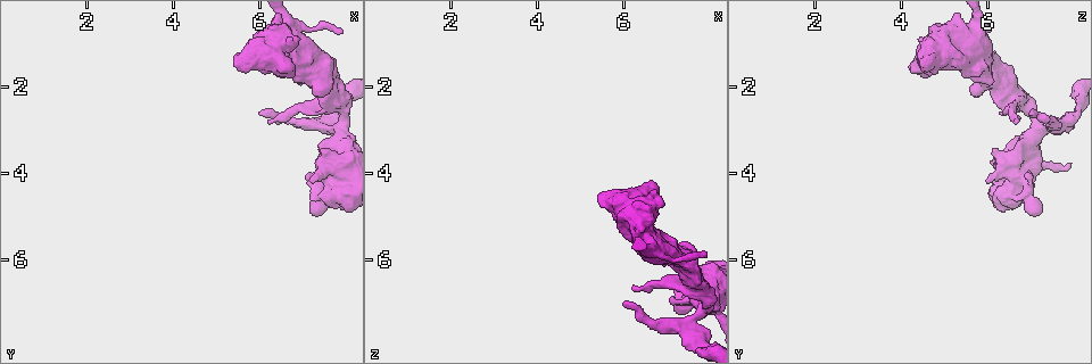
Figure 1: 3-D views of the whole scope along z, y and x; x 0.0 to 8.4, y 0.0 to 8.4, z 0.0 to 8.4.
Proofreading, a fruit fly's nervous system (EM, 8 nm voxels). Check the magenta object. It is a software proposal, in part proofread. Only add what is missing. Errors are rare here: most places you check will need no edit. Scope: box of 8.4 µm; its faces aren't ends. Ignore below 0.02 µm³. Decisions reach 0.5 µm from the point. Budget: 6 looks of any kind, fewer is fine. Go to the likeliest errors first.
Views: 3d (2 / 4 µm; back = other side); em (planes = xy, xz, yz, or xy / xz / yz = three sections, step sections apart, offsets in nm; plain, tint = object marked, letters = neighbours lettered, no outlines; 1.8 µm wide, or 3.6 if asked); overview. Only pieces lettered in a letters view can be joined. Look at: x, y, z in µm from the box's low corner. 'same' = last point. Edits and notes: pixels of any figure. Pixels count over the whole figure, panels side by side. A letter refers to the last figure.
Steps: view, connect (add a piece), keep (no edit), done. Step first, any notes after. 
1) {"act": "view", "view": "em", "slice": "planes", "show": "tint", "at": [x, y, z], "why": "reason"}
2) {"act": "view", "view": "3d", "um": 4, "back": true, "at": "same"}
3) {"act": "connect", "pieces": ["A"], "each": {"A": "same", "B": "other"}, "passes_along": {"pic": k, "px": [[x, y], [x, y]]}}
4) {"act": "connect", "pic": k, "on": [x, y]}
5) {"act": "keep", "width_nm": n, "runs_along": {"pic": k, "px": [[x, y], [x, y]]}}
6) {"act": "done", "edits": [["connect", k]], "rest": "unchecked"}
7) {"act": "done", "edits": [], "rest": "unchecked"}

{"act": "view", "view": "3d", "um": 2, "at": [6.00, 2.55, 7.05], "why": "an open end"}

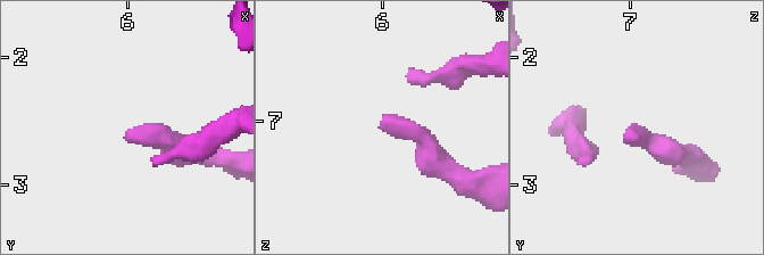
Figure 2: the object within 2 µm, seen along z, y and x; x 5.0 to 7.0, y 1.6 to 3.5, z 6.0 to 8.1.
{"act": "view", "view": "em", "slice": "planes", "show": "letters", "at": [5.96, 2.62, 7.04], "why": "need the tissue"}

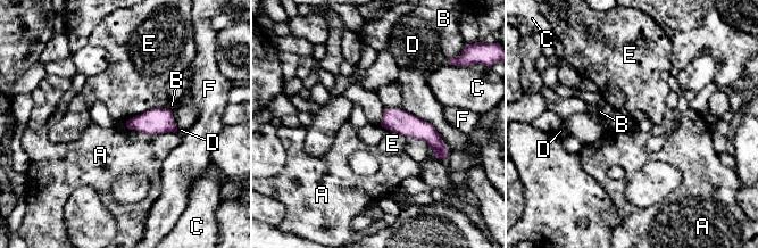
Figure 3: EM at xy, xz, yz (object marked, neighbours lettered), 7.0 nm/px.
{"act": "keep", "width_nm": 140, "longest_contact_nm": ["D", 440], "each": {"A": "other", "B": "other", "C": "other", "D": "other", "E": "other", "F": "other"}, "found": "no lettered piece goes on from it"}

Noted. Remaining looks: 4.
{"act": "view", "view": "em", "um": 3.6, "slice": "planes", "show": "letters", "at": [7.85, 3.00, 7.10]}

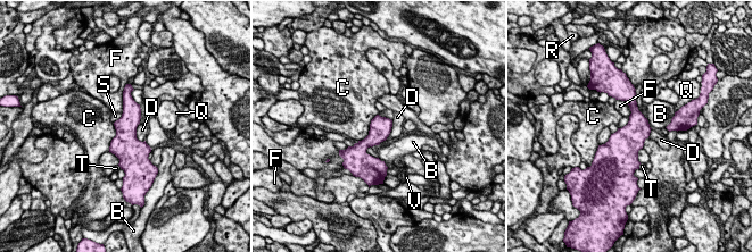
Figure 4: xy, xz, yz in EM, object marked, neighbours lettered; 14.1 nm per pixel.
{"act": "keep", "width_nm": 300, "longest_contact_nm": ["C", 480], "each": {"B": "other", "C": "other", "D": "other", "F": "other", "Q": "other", "R": "other", "S": "other", "T": "other", "V": "other"}, "found": "none of them fits"}

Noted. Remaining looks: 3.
{"act": "view", "view": "em", "slice": "xy", "step": 8, "show": "letters", "at": [7.20, 4.15, 6.00], "why": "thick end"}

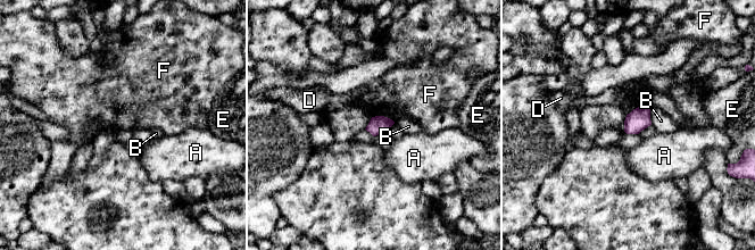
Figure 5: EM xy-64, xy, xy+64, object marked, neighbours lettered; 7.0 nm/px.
{"act": "view", "view": "em", "slice": "planes", "show": "letters", "at": "same", "why": "cut it another way"}

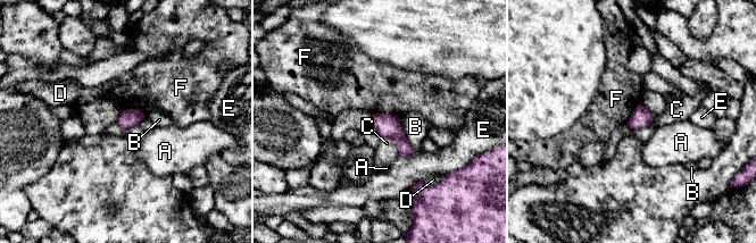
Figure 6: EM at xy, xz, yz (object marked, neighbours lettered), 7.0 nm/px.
{"act": "keep", "each": {"A": "other", "B": "other", "C": "other", "D": "other", "E": "other", "F": "other"}, "border": {"pic": 6, "px": [[122, 110], [138, 109], [146, 116]]}, "found": "no lettered piece goes on from it"}

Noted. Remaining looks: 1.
{"act": "done", "edits": [], "rest": "unchecked"}

